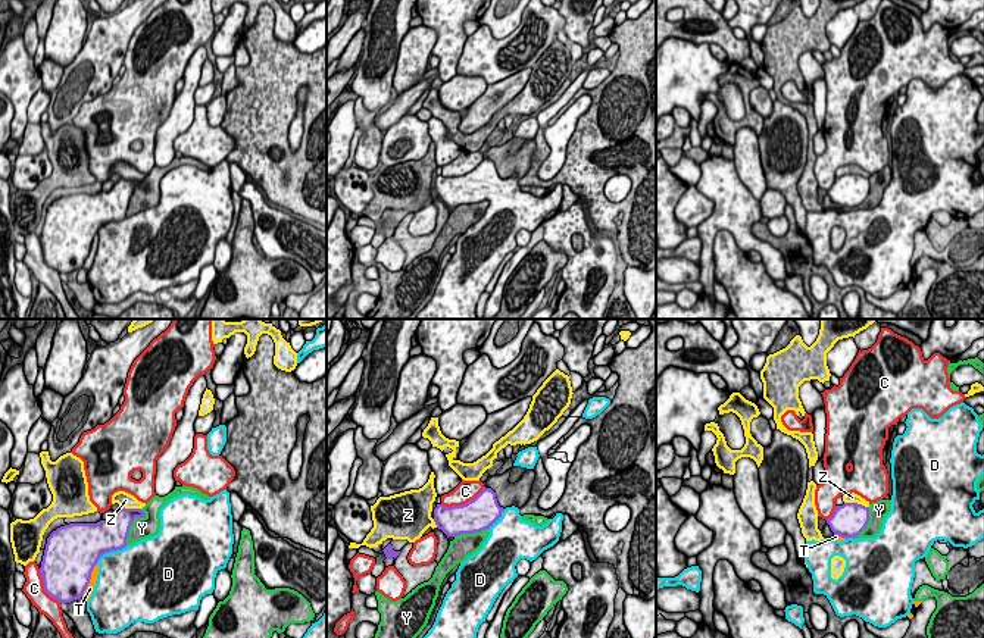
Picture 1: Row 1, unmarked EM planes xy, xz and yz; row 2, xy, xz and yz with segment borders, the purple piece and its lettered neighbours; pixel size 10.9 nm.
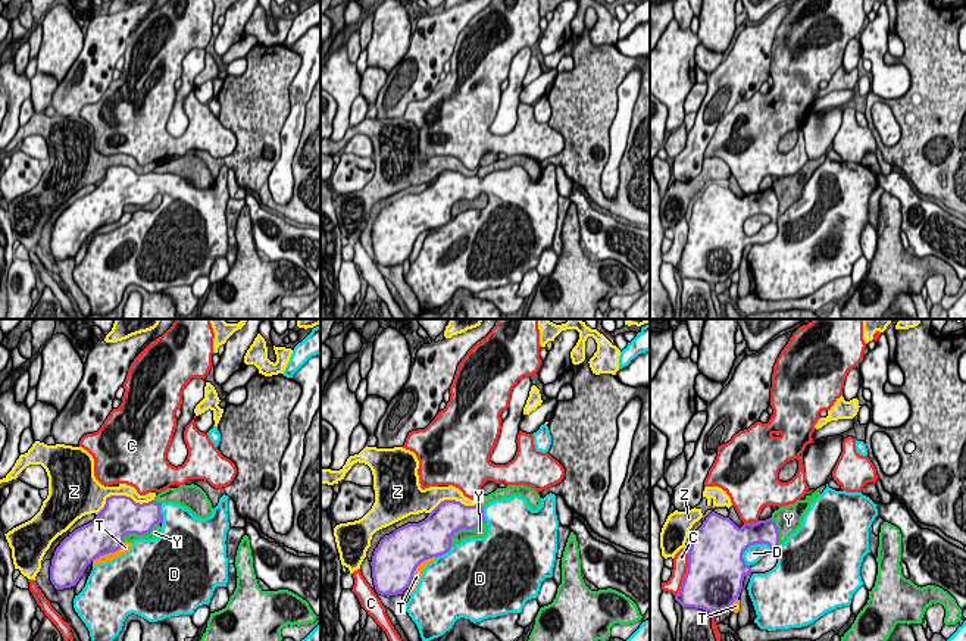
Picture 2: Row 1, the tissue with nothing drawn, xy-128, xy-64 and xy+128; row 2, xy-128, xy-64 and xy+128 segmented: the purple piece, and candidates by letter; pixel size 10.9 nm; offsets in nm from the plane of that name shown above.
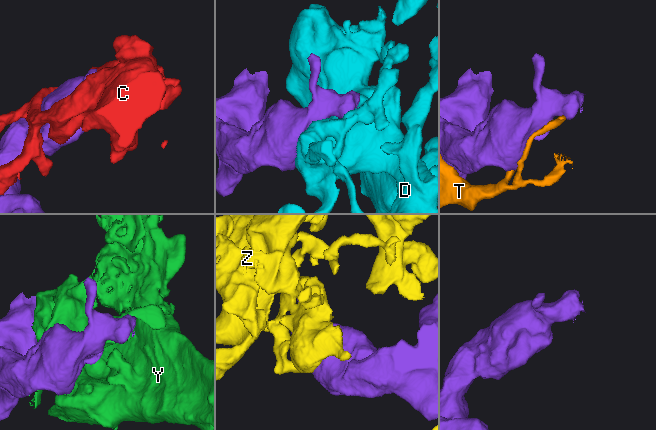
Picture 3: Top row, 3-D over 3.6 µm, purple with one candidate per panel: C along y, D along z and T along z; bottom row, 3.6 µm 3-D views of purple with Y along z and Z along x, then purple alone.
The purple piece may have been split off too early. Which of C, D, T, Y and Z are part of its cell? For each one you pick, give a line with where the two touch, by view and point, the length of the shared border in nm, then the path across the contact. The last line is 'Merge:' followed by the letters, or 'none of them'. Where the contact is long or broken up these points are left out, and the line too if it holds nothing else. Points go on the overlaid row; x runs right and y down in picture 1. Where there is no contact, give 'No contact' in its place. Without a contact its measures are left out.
D: Touches purple at xy (111, 550). Shared border 400 nm
Merge: D

